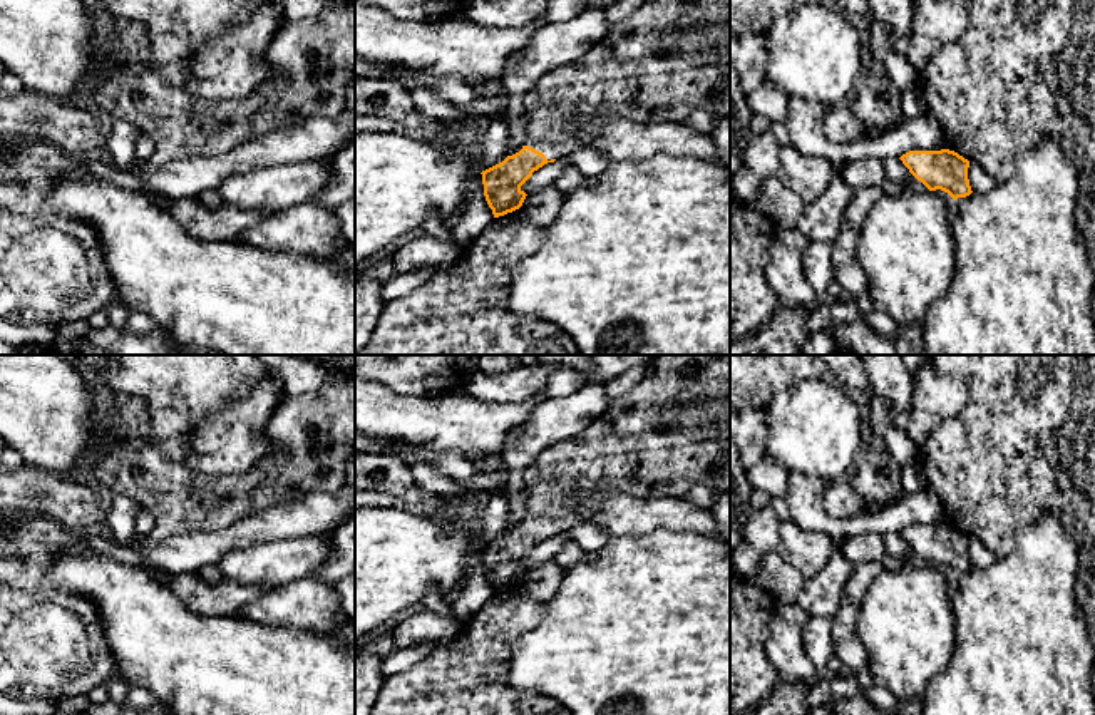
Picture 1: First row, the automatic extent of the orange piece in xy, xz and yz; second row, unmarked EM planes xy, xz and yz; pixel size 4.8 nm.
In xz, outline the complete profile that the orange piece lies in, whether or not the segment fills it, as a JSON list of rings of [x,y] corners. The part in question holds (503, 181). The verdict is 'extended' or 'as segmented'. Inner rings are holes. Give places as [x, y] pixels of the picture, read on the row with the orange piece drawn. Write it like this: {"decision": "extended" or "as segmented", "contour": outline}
{"decision": "extended", "contour": [[[645,0],[579,60],[544,74],[522,102],[526,144],[481,172],[494,218],[522,206],[527,194],[521,186],[534,171],[593,142],[594,132],[583,129],[583,122],[601,117],[683,122],[697,109],[730,116],[730,0]]]}

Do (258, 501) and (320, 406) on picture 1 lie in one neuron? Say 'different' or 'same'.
same

